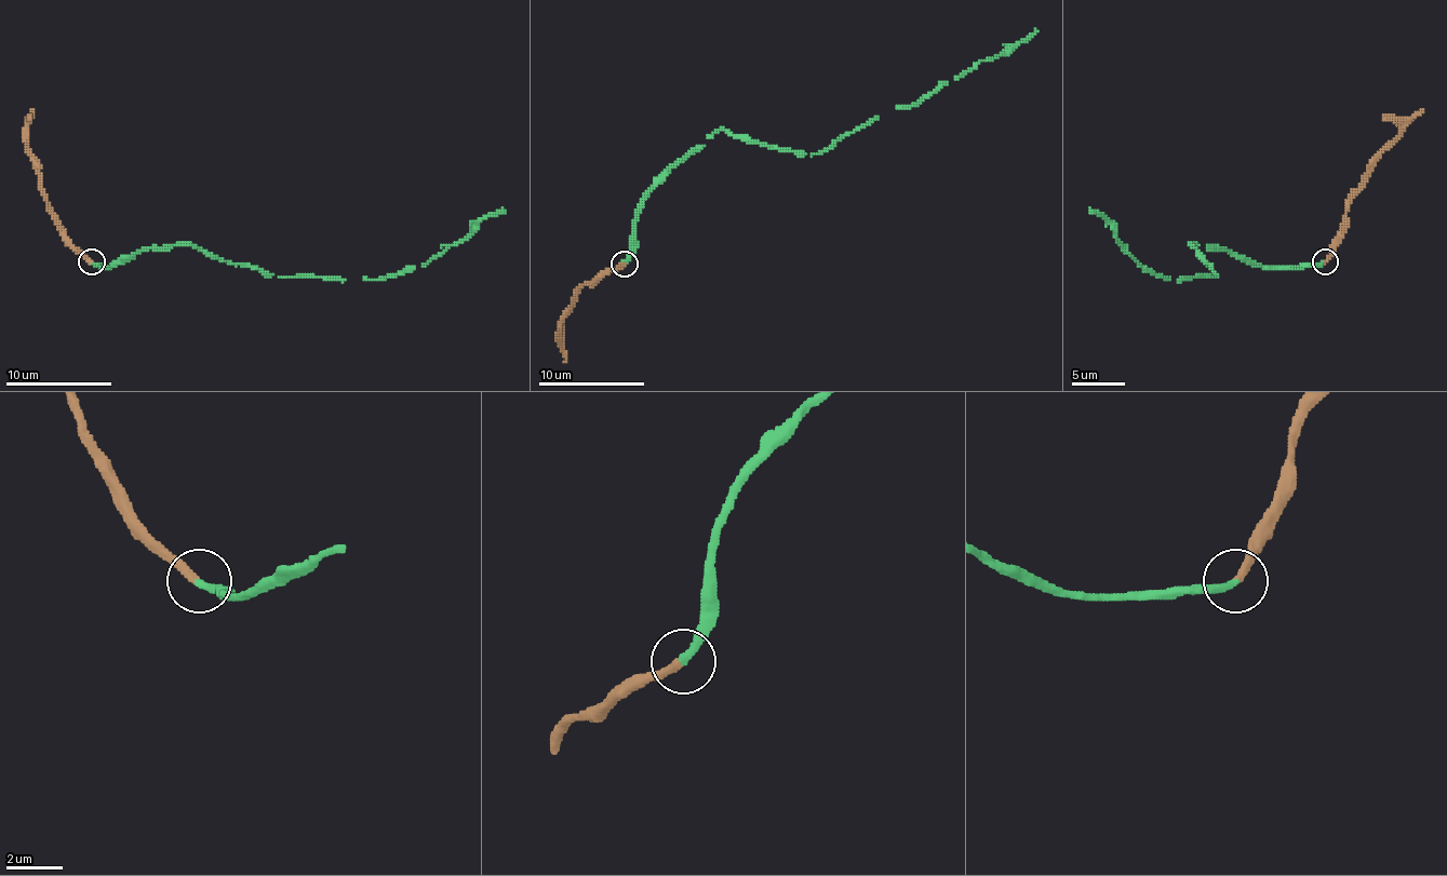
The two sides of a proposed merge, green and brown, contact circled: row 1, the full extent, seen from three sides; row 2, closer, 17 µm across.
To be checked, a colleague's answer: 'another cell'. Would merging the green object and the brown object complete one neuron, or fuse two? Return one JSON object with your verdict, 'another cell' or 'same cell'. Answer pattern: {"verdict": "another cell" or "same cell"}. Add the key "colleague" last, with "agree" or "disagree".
{"verdict": "same cell", "colleague": "disagree"}

